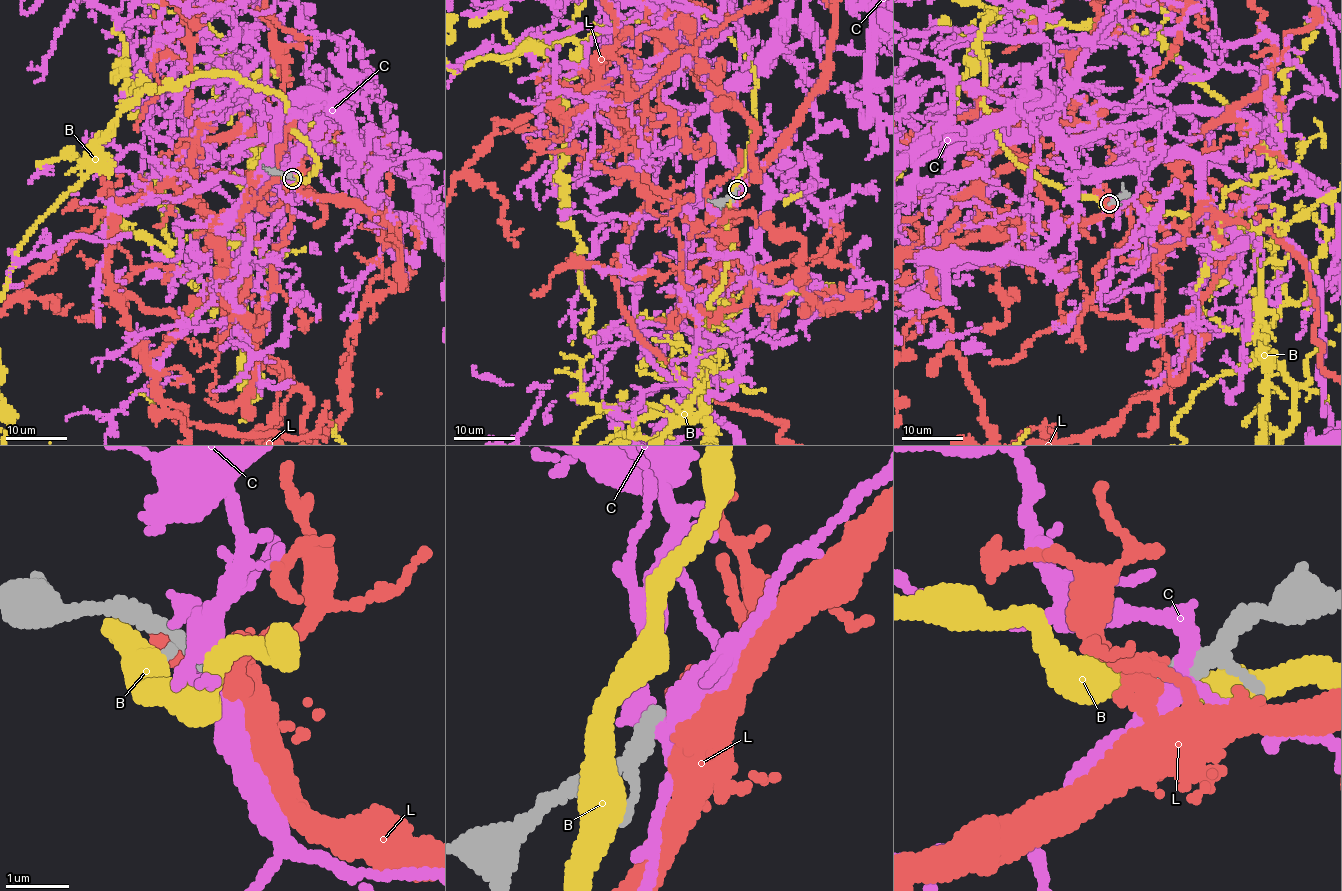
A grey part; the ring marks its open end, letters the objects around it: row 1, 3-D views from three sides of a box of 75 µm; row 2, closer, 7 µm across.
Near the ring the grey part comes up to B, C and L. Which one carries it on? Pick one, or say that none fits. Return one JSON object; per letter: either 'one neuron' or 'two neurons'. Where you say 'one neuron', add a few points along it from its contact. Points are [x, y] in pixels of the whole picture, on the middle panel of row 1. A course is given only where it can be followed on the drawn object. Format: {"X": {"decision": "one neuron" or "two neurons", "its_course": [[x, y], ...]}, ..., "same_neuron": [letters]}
{"B": {"decision": "two neurons"}, "C": {"decision": "two neurons"}, "L": {"decision": "two neurons"}, "same_neuron": []}

